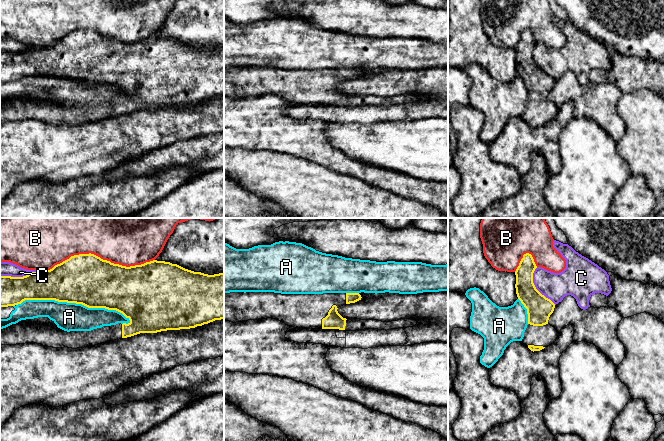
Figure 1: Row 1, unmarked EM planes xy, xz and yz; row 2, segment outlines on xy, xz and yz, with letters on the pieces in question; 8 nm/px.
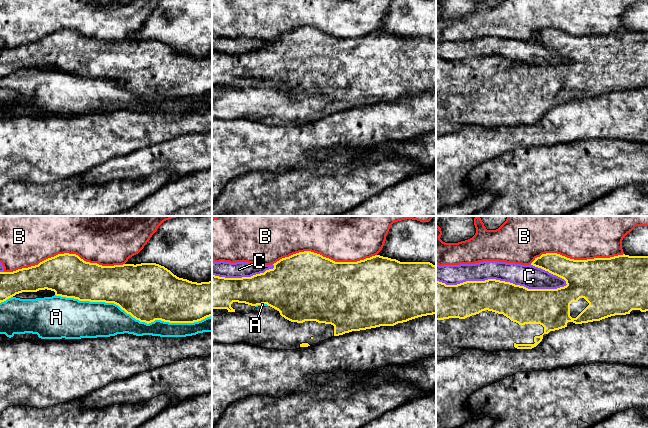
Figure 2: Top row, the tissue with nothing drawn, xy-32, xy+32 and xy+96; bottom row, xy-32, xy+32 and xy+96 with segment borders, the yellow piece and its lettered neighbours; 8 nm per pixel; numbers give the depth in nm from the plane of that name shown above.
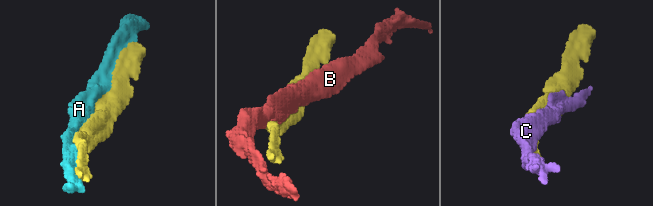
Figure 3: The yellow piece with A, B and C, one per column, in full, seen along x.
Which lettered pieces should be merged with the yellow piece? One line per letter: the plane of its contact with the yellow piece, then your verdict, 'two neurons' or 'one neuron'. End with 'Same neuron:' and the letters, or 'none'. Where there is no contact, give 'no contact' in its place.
A: contact in xy; two neurons
B: contact in xy; two neurons
C: contact in yz; two neurons
Same neuron: none

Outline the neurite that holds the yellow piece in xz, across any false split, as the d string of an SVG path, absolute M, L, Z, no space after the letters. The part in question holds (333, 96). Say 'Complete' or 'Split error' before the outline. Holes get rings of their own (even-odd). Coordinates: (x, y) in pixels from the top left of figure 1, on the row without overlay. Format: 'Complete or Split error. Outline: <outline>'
Split error. Outline: M274 68L224 69L224 96L233 99L248 96L277 95L294 104L391 106L413 103L414 95L392 98L343 94L337 85L361 76L359 69L281 70Z

